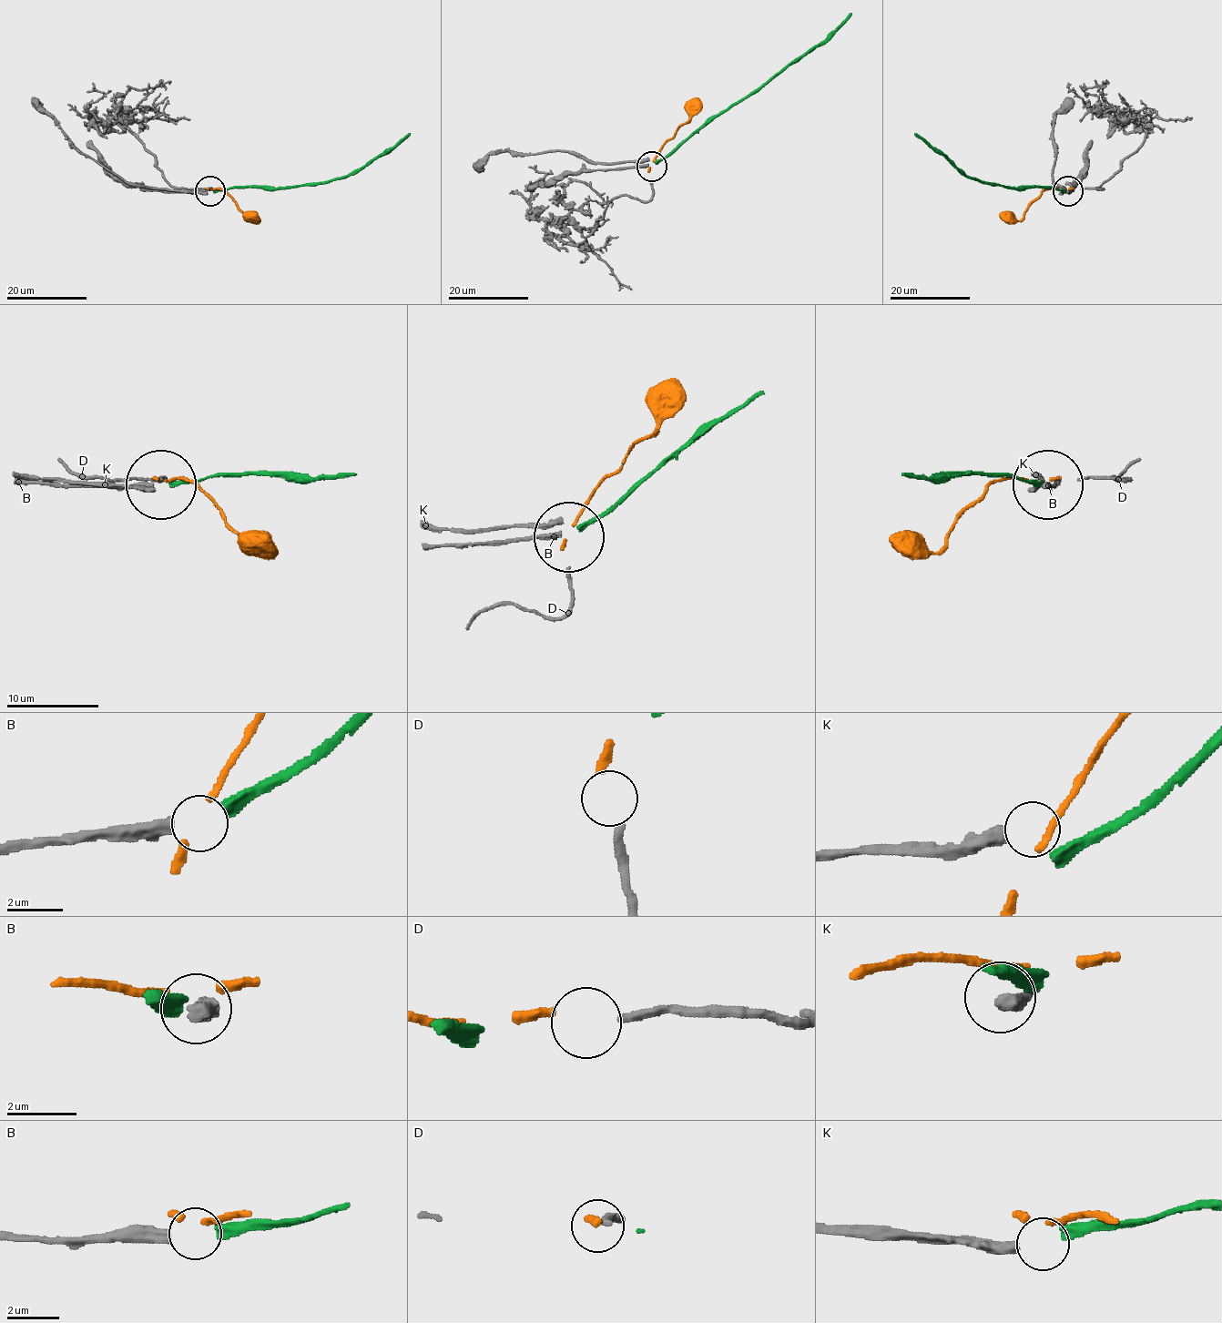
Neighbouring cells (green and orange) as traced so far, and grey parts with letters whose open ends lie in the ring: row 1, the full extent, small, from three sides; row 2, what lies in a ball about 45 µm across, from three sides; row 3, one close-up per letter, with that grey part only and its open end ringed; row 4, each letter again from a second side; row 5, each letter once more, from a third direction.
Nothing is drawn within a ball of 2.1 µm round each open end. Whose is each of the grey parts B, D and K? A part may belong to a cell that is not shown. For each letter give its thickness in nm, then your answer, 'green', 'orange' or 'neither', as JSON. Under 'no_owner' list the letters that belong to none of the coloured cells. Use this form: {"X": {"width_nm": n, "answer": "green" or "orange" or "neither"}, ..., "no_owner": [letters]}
{"B": {"width_nm": 550, "answer": "green"}, "D": {"width_nm": 280, "answer": "orange"}, "K": {"width_nm": 480, "answer": "neither"}, "no_owner": ["K"]}

